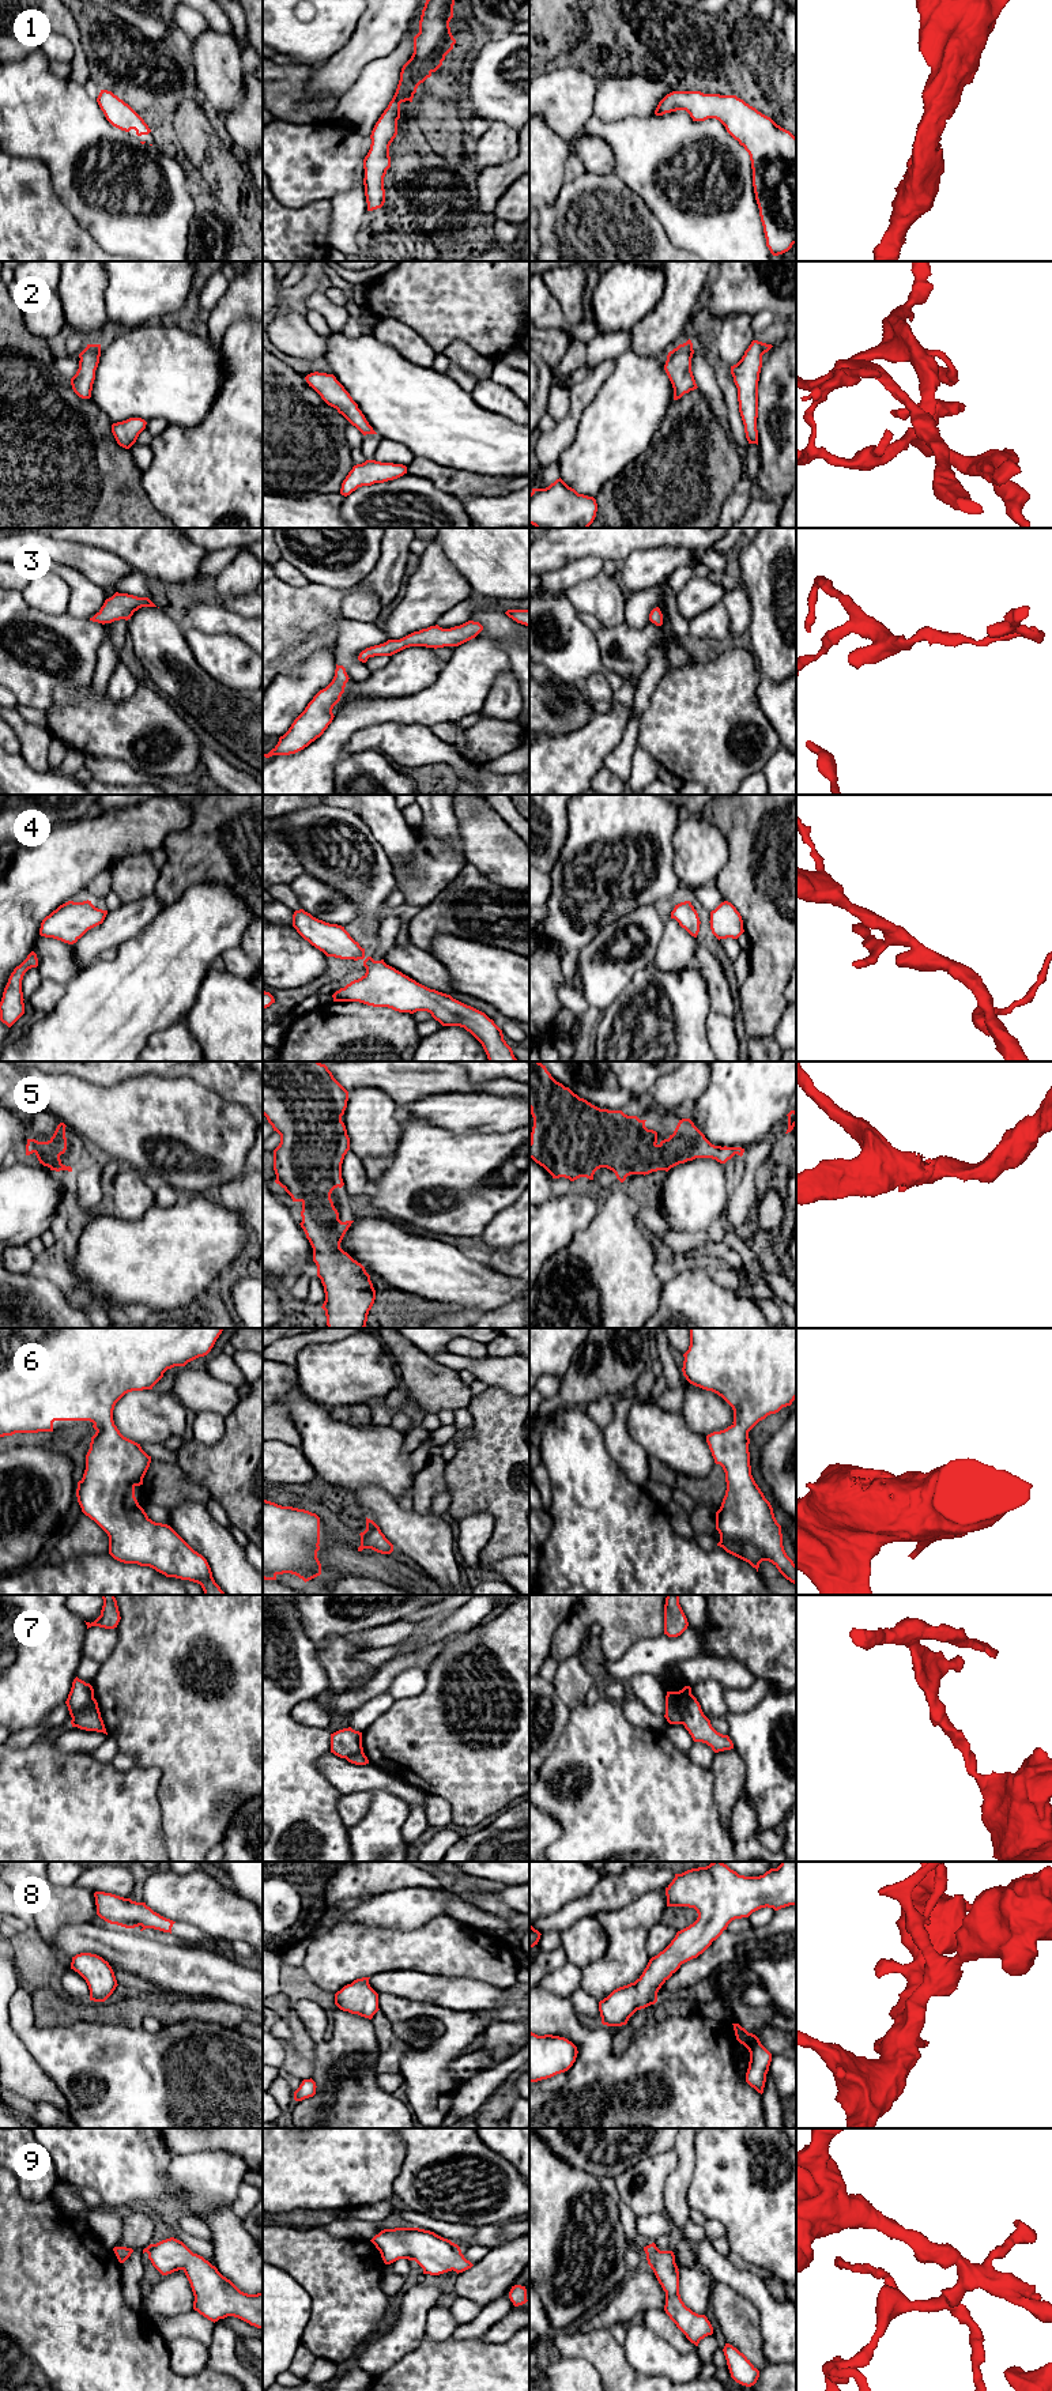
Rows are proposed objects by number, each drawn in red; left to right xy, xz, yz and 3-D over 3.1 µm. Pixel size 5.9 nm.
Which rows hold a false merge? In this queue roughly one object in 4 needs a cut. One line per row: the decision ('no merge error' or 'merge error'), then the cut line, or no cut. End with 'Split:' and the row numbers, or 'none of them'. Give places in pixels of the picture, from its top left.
1: no merge error; no cut
2: no merge error; no cut
3: no merge error; no cut
4: no merge error; no cut
5: no merge error; no cut
6: no merge error; no cut
7: merge error; cut in yz along (692, 1694), (681, 1723)
8: no merge error; no cut
9: no merge error; no cut
Split: 7

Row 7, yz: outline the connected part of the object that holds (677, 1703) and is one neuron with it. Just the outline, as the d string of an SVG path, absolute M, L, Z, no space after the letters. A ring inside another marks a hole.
M685 1686L679 1692L667 1692L664 1717L670 1724L682 1724L682 1716L687 1708L691 1696L693 1694L690 1686Z

